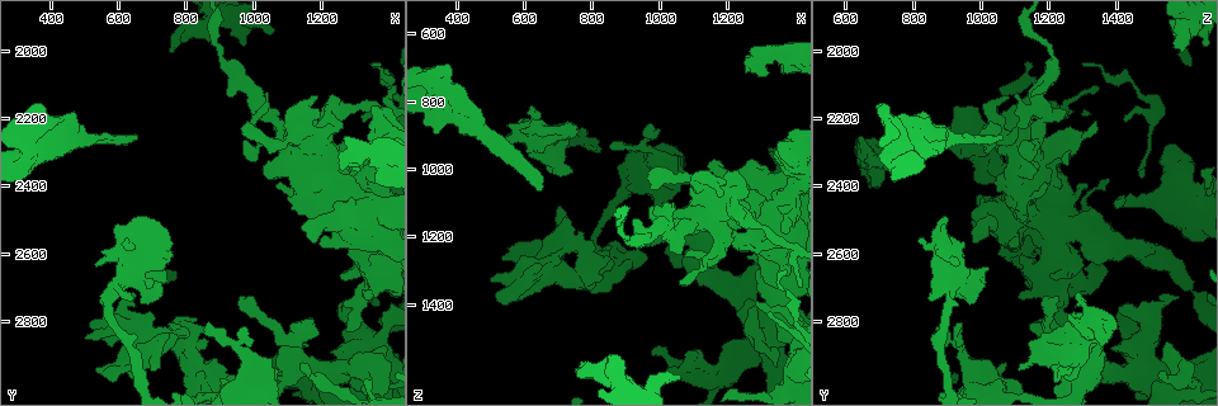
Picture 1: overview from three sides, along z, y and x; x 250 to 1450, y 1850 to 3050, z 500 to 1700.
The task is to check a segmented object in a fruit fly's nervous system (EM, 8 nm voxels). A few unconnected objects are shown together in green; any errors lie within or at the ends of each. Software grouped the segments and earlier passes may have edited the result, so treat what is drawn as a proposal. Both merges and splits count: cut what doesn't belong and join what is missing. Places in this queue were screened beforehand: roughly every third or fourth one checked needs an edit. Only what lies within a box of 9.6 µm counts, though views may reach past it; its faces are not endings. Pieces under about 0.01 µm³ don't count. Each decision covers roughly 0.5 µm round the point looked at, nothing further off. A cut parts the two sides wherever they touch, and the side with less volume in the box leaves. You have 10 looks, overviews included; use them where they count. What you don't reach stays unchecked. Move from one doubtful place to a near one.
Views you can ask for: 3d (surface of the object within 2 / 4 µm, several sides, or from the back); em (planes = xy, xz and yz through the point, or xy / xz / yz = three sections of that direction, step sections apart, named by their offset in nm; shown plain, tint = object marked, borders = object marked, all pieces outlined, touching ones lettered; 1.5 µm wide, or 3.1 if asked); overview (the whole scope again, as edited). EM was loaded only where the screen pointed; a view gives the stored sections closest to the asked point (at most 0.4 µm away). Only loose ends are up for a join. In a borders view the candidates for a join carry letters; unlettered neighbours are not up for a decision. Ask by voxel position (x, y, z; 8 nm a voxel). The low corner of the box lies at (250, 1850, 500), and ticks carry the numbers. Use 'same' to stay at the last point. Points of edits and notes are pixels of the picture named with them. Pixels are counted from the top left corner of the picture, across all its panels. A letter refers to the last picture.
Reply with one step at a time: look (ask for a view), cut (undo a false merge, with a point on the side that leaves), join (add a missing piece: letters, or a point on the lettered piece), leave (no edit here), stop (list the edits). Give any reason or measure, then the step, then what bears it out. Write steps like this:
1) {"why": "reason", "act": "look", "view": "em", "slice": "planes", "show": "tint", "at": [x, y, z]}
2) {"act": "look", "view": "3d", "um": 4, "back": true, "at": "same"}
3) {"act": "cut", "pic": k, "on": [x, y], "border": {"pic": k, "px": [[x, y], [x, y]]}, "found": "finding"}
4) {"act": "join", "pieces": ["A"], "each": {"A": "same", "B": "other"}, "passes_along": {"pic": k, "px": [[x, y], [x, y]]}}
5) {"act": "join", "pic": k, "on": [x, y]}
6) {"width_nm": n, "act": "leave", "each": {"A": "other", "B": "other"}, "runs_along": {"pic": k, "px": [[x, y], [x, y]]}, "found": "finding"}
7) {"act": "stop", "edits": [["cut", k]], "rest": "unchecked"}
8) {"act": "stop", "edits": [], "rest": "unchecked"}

{"why": "stops while still wide", "act": "look", "view": "3d", "um": 4, "at": [460, 2180, 830]}

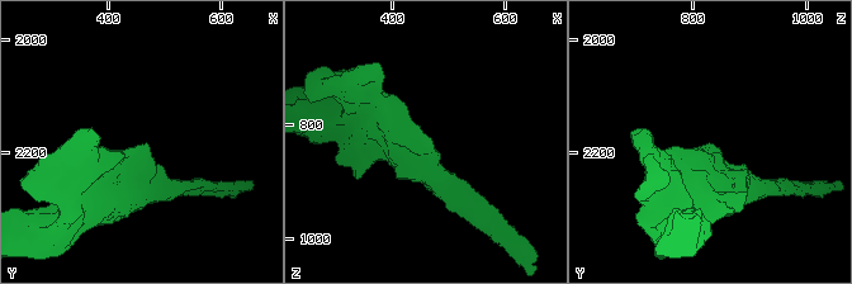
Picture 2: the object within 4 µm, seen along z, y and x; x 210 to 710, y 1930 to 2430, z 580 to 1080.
{"act": "look", "view": "em", "um": 3.1, "slice": "planes", "show": "borders", "at": [465, 2185, 825]}

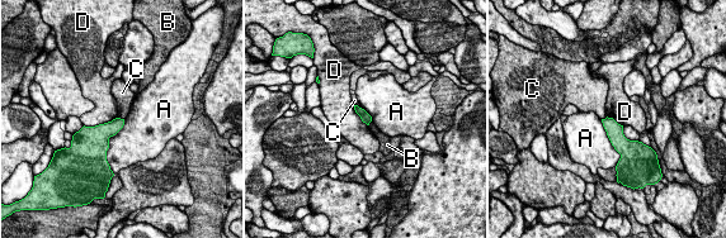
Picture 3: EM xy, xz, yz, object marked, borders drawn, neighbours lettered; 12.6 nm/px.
{"longest_contact_nm": ["A", 550], "act": "leave", "each": {"A": "other", "B": "other", "C": "other", "D": "other"}, "border": {"pic": 3, "px": [[353, 103], [362, 109]]}, "found": "none of them fits"}

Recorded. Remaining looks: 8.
{"why": "thin end", "act": "look", "view": "em", "slice": "planes", "show": "borders", "at": [980, 2820, 870]}

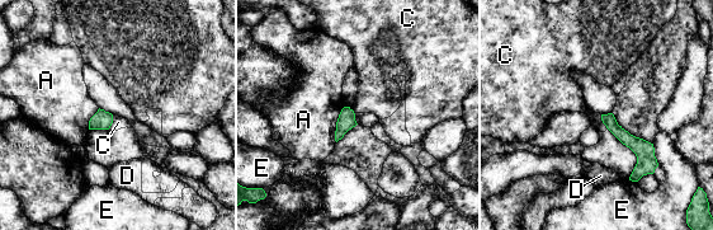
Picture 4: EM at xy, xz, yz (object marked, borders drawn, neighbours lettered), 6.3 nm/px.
{"act": "leave", "each": {"A": "other", "C": "other", "D": "other", "E": "other"}, "runs_along": {"pic": 4, "px": [[604, 117], [645, 155], [650, 170]]}, "found": "none of them fits"}

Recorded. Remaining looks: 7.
{"why": "thick end", "act": "look", "view": "em", "slice": "planes", "show": "borders", "at": [670, 2740, 980]}

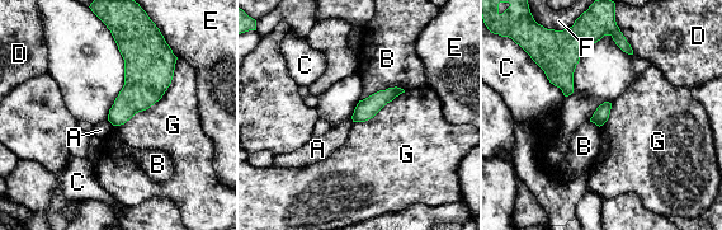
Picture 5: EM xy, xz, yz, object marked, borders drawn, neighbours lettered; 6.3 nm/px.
{"act": "leave", "each": {"A": "other", "B": "other", "C": "other", "D": "other", "E": "other", "F": "other", "G": "other"}, "border": {"pic": 5, "px": [[178, 59], [165, 93], [113, 126]]}, "found": "none of them fits"}

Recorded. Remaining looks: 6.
{"act": "look", "view": "em", "slice": "yz", "step": 8, "show": "borders", "at": [1170, 2200, 1030]}

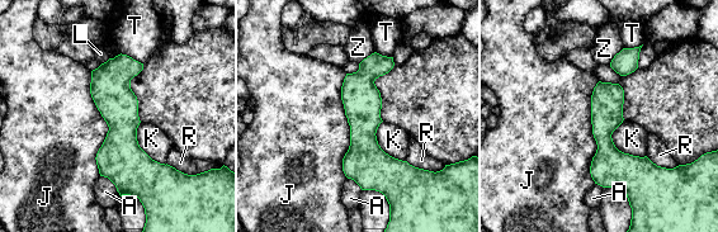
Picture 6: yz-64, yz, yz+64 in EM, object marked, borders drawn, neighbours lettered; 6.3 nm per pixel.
{"act": "leave", "each": {"A": "other", "J": "other", "K": "other", "L": "other", "R": "other", "T": "other", "Z": "other"}, "runs_along": {"pic": 6, "px": [[121, 57], [122, 160], [141, 190]]}, "found": "all the same neuron"}

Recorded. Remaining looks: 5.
{"act": "stop", "edits": [], "rest": "unchecked"}

